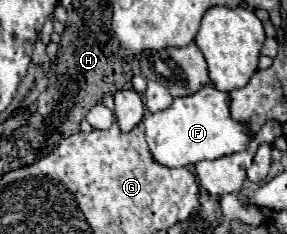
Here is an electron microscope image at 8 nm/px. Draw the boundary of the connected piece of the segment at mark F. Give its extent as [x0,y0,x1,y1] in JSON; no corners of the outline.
[145,83,253,167]

